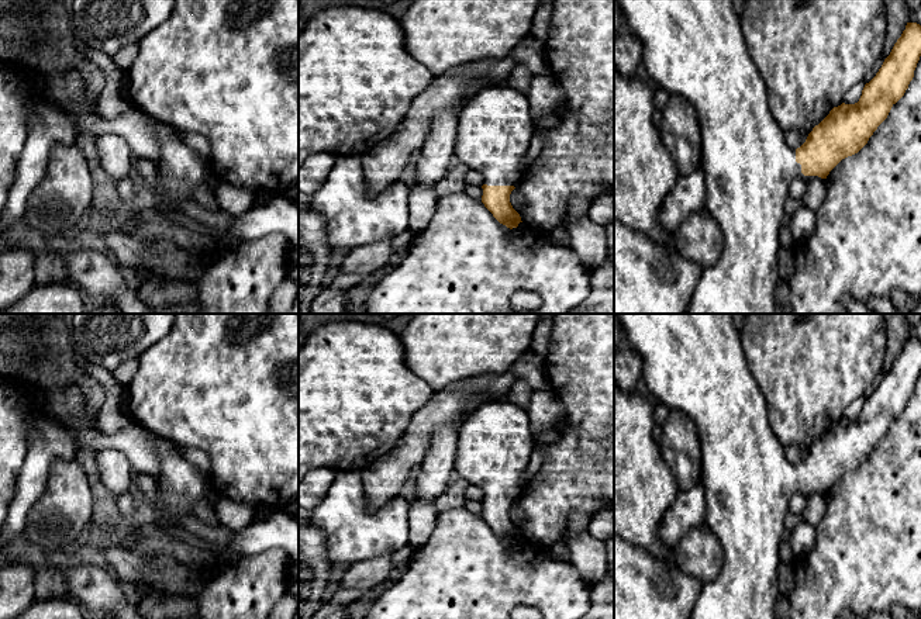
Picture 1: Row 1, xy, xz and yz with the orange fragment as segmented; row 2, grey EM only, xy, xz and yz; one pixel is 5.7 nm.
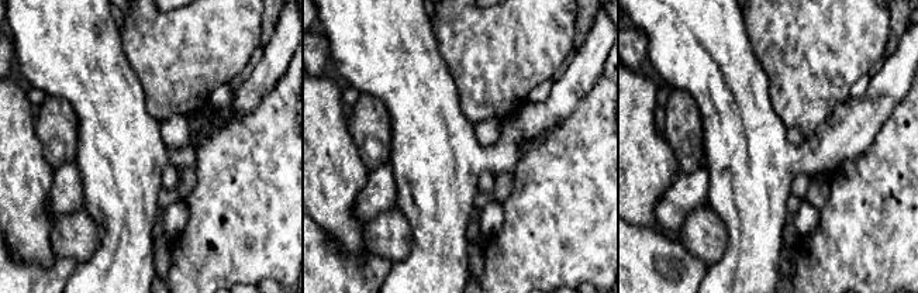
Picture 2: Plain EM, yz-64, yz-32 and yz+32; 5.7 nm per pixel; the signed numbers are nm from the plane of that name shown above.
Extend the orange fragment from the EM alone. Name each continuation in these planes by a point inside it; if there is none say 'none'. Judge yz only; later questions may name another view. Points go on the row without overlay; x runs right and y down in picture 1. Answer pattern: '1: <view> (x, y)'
1: yz (694, 363)

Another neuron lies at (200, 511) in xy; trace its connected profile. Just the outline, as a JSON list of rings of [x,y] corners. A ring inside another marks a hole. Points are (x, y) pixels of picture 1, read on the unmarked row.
[[[199,501],[192,508],[192,516],[203,523],[208,523],[211,526],[220,526],[220,521],[215,509],[207,505],[207,501]]]

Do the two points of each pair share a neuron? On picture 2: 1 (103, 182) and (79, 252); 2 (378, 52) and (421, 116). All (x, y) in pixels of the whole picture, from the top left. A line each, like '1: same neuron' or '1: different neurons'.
1: different neurons
2: same neuron

